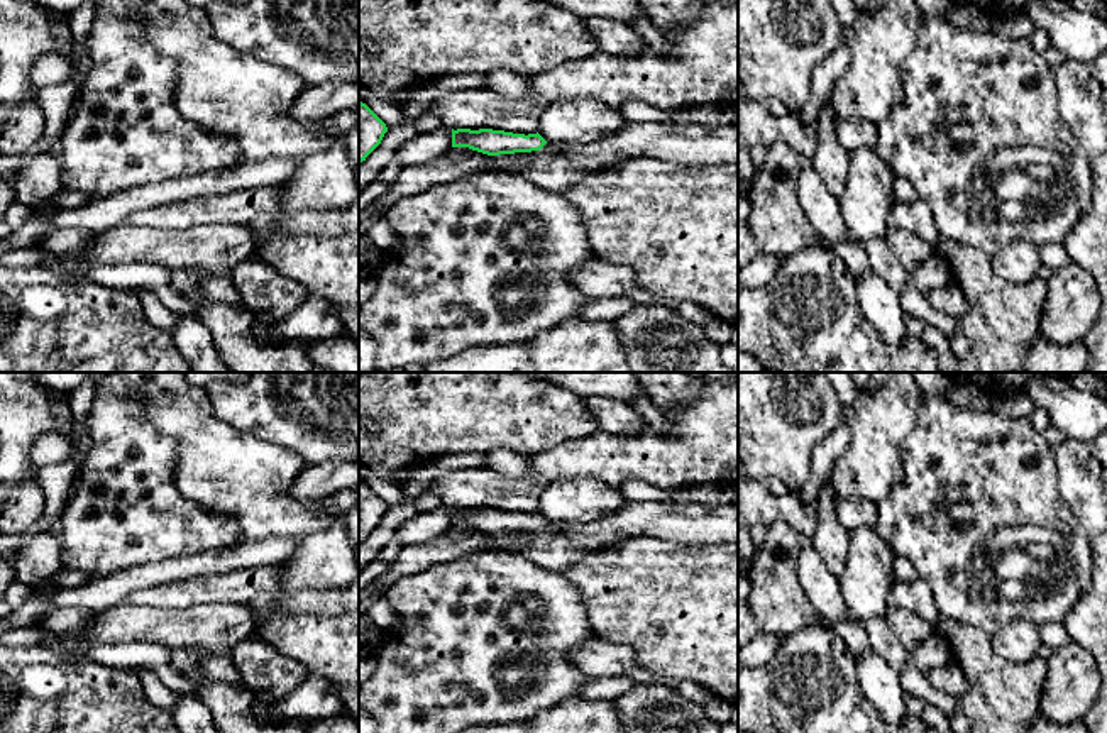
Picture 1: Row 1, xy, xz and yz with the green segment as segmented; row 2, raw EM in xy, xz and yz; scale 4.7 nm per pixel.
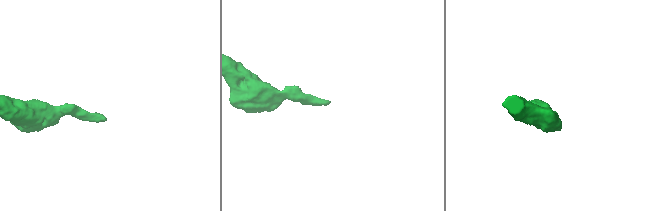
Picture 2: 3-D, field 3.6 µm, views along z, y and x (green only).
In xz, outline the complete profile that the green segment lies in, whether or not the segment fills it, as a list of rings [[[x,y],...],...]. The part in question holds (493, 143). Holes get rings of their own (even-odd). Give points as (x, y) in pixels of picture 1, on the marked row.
[[[452,129],[452,147],[469,147],[472,151],[487,154],[487,156],[499,156],[499,154],[515,154],[515,152],[531,152],[535,151],[537,154],[531,157],[525,176],[530,178],[531,183],[535,183],[542,190],[550,190],[555,193],[560,193],[562,190],[570,188],[587,174],[596,174],[596,173],[604,173],[608,169],[601,171],[587,171],[584,168],[579,168],[572,164],[565,156],[559,154],[555,151],[555,144],[547,142],[538,132],[537,134],[513,134],[513,132],[504,132],[504,130],[493,130],[493,129],[479,129],[479,130],[471,130],[471,129]]]

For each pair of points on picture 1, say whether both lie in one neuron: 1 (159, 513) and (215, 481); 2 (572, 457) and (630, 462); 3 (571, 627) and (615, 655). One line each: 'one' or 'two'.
1: two
2: one
3: two

